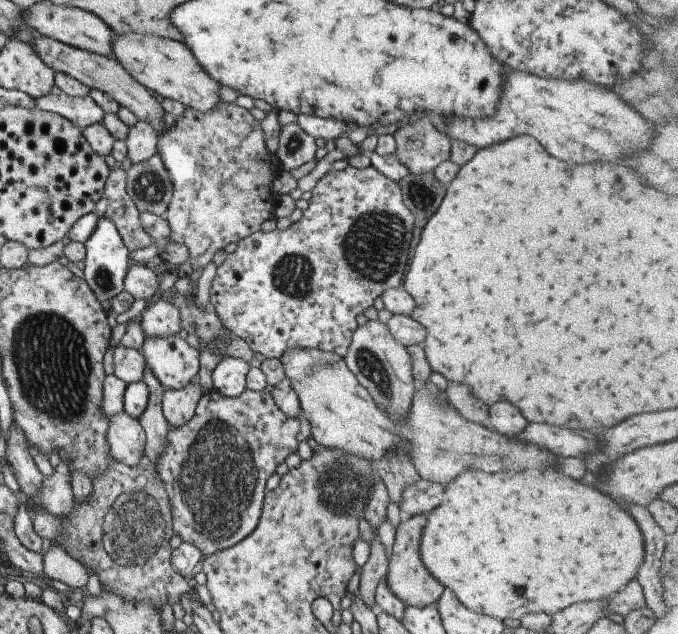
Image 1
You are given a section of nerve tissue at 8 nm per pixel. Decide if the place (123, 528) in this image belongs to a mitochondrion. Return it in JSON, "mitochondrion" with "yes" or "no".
{"mitochondrion":"yes"}

